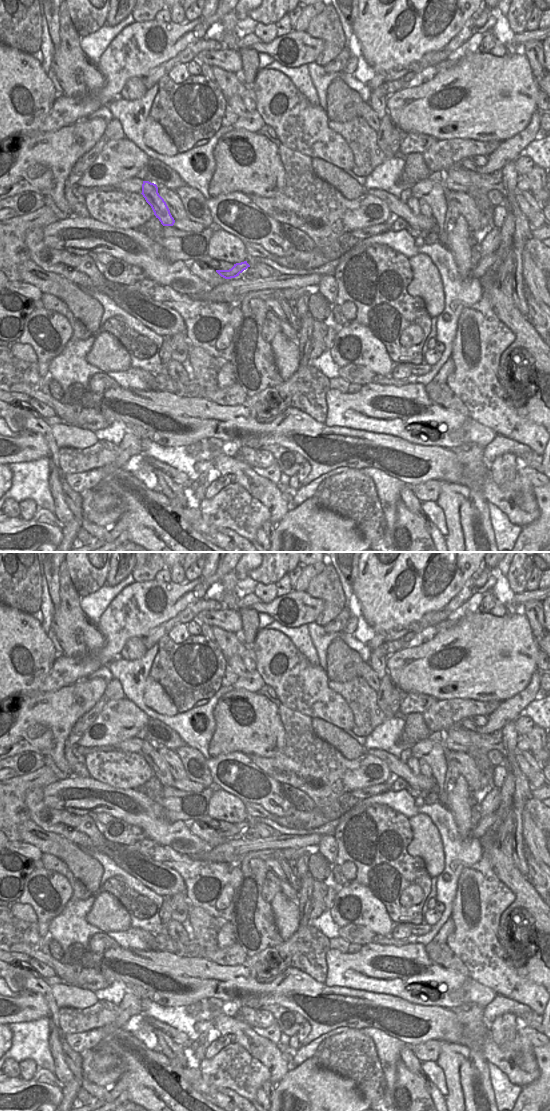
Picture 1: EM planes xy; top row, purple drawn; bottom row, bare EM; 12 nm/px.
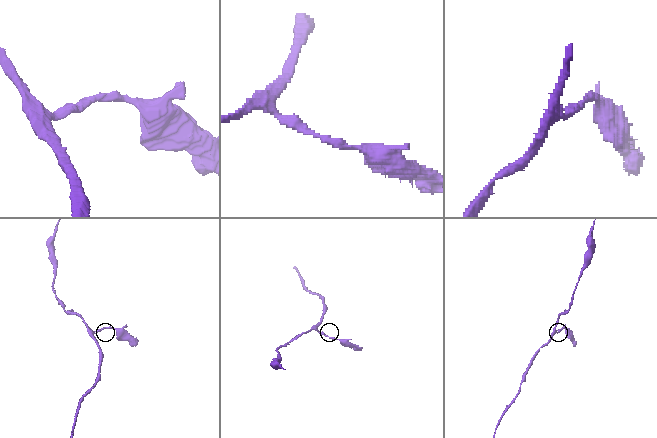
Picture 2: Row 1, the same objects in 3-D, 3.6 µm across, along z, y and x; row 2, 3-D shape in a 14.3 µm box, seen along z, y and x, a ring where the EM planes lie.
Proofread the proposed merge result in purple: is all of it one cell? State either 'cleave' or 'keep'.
keep

